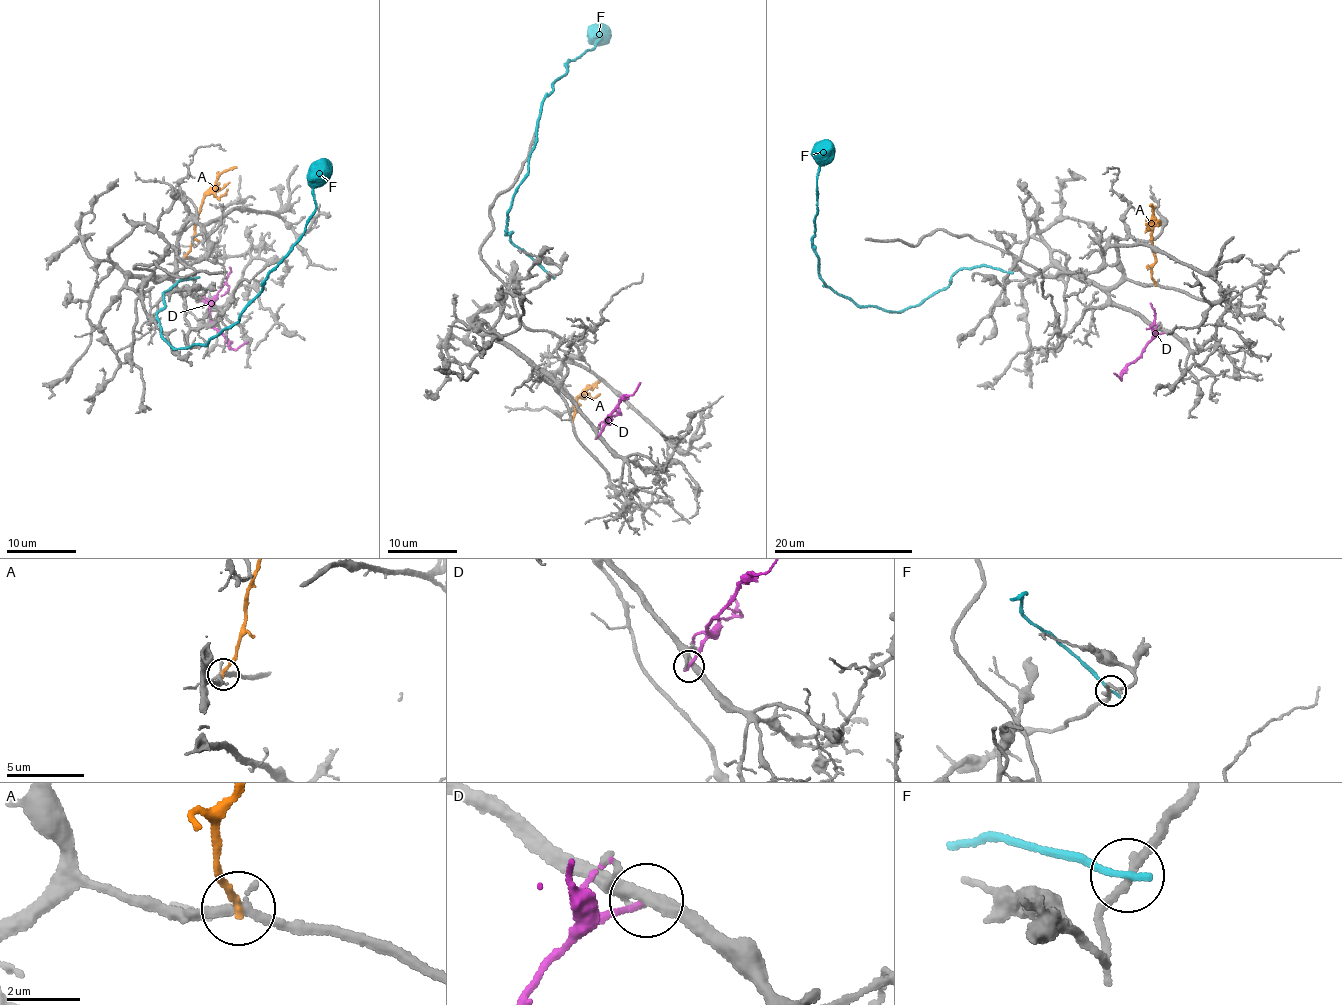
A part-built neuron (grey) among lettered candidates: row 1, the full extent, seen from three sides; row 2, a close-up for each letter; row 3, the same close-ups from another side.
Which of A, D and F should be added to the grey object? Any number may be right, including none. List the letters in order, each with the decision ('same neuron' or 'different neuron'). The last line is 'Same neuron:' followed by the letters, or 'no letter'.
A: different neuron
D: different neuron
F: different neuron
Same neuron: no letter

